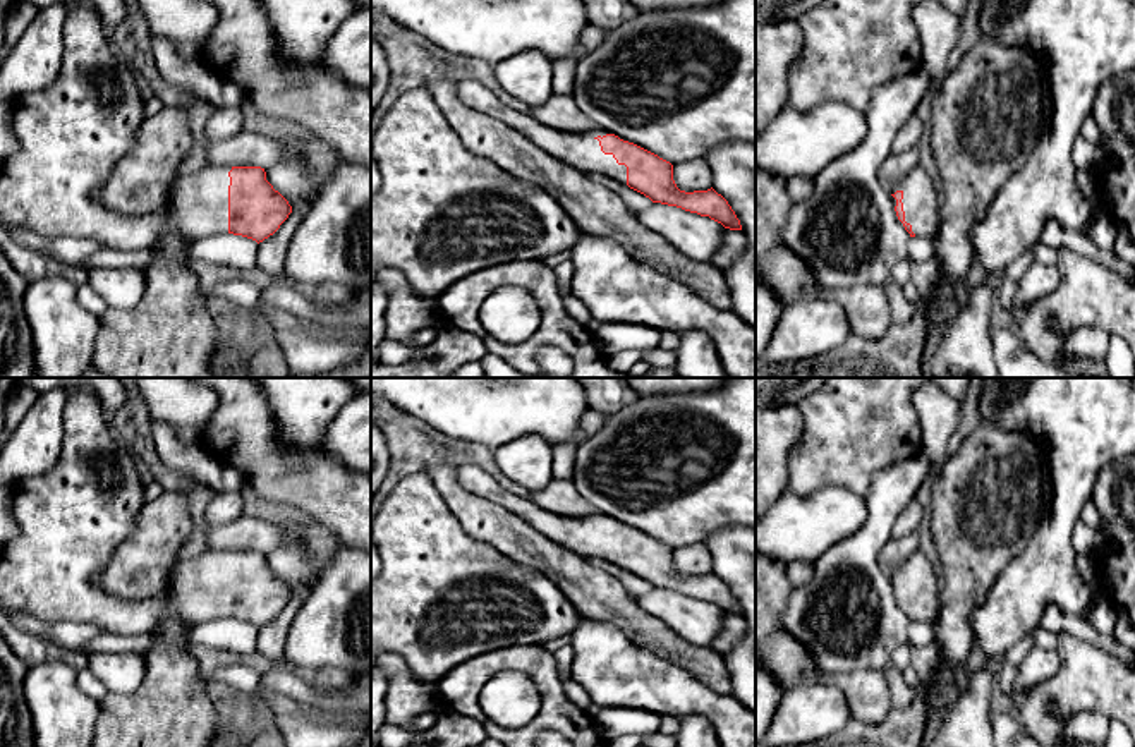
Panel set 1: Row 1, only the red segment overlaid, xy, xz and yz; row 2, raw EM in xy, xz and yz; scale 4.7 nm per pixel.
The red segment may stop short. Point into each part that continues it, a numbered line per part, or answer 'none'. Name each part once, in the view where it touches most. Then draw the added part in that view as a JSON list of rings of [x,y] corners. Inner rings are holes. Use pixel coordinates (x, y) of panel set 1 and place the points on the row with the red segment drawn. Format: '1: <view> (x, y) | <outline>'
1: xz (582, 151) | [[[472,79],[457,81],[457,94],[465,106],[507,124],[548,155],[575,167],[582,173],[606,175],[627,185],[627,167],[618,165],[613,155],[604,155],[596,139],[610,132],[599,129],[589,129],[582,134],[555,131],[532,115],[508,108],[493,91]]]

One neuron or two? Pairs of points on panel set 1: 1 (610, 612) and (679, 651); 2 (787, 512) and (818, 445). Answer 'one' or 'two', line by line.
1: one
2: two

